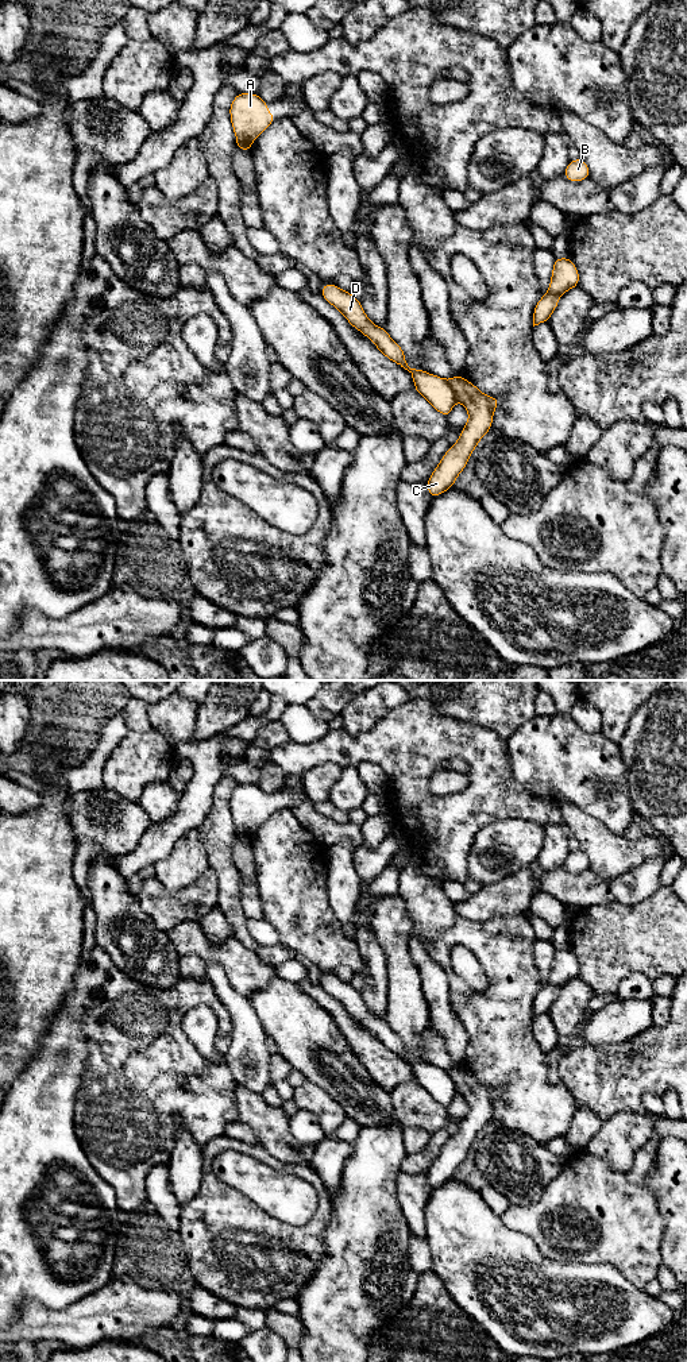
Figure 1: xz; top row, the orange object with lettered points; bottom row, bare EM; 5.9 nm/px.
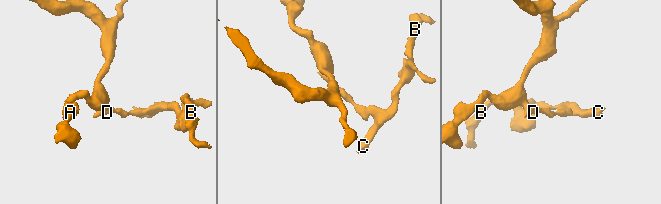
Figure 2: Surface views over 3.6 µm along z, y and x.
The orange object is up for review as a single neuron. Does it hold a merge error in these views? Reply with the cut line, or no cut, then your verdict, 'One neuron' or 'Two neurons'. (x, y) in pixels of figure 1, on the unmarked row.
Split along xz (448, 1072), (458, 1091). Two neurons

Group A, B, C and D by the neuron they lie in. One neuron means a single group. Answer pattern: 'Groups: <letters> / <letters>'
Groups: A D / B C

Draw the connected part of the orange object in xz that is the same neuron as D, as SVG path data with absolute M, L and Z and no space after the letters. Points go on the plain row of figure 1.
M335 975L323 976L321 987L344 1006L348 1014L367 1027L377 1039L394 1054L410 1064L414 1080L443 1107L448 1108L458 1092L449 1072L424 1061L410 1060L404 1041L390 1029L385 1019L377 1018L363 1003L360 992Z

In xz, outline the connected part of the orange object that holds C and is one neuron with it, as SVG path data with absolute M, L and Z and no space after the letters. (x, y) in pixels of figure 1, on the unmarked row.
M459 1065L449 1070L449 1076L470 1108L460 1123L459 1131L448 1139L427 1173L431 1188L437 1188L452 1180L455 1170L466 1158L479 1131L491 1120L494 1100L501 1093L498 1089L483 1085Z

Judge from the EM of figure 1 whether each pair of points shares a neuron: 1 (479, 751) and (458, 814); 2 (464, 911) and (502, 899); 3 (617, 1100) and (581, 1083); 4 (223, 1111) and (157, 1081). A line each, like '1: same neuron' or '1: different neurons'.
1: same neuron
2: same neuron
3: same neuron
4: same neuron

